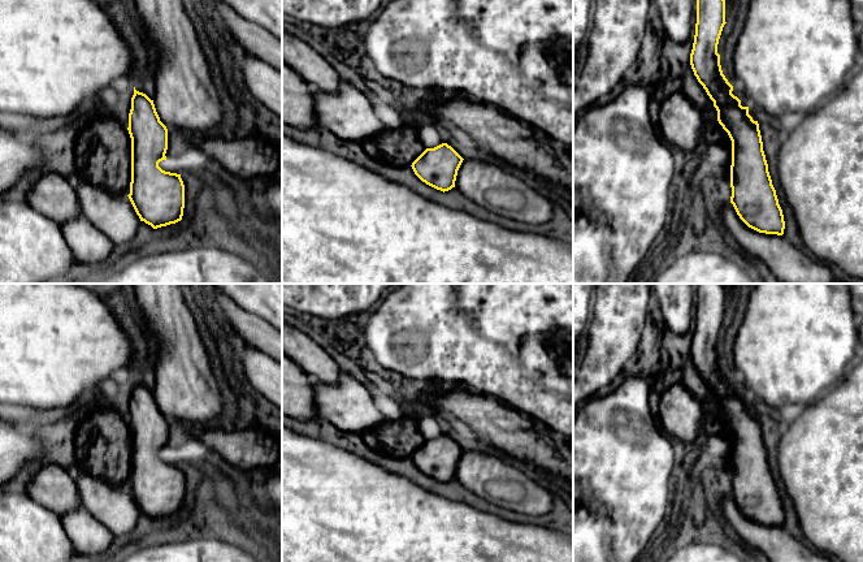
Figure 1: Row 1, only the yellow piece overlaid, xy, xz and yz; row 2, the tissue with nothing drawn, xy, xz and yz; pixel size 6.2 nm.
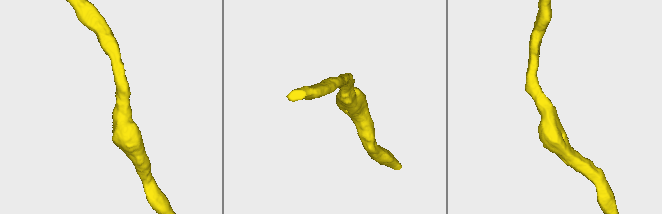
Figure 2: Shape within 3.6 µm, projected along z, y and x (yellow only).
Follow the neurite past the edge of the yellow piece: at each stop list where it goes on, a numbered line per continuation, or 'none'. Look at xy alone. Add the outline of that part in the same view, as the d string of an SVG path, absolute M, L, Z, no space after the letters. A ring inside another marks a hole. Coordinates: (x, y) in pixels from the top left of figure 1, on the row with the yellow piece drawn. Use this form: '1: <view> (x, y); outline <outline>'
none

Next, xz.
none

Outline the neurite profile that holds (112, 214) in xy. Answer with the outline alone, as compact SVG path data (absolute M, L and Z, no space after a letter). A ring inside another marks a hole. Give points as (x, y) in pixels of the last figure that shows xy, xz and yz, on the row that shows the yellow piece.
M77 170L70 174L69 181L77 191L82 216L104 233L113 245L125 245L134 238L140 219L126 194L114 194L94 185Z

